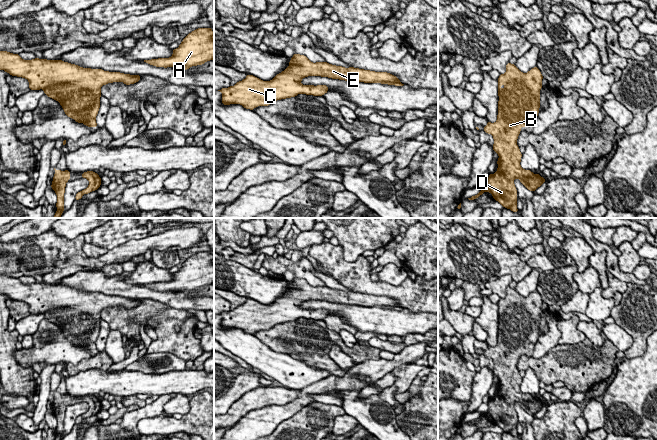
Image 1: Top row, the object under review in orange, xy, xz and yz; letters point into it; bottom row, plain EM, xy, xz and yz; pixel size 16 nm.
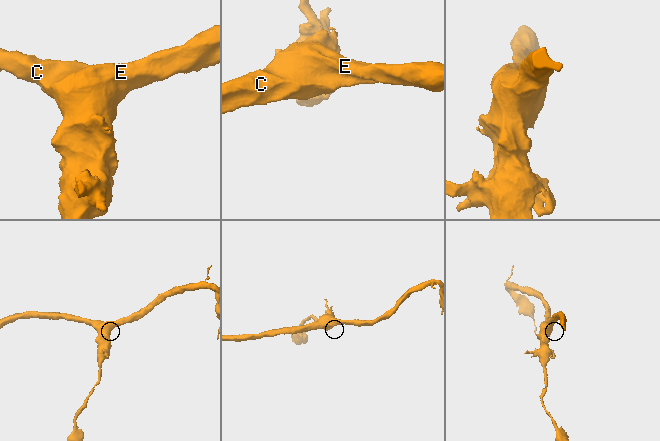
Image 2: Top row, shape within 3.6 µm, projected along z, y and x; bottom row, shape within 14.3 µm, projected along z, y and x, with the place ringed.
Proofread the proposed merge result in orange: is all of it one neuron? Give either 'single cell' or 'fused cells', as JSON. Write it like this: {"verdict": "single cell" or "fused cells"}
{"verdict": "single cell"}

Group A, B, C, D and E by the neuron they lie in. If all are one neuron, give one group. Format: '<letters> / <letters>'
A B C D E

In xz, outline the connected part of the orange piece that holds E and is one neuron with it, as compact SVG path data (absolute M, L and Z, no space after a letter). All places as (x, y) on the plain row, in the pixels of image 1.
M294 277L289 290L271 305L263 305L253 299L234 310L222 312L222 328L240 328L254 334L258 330L268 330L277 324L295 321L298 318L323 320L328 316L326 309L303 309L301 304L308 300L321 300L345 305L381 307L403 310L400 304L387 296L375 296L354 291L345 292L327 286L311 286L305 279Z

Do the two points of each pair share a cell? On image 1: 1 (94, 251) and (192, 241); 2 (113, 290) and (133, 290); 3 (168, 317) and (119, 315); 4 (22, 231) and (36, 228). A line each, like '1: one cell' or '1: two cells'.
1: two cells
2: one cell
3: one cell
4: one cell

